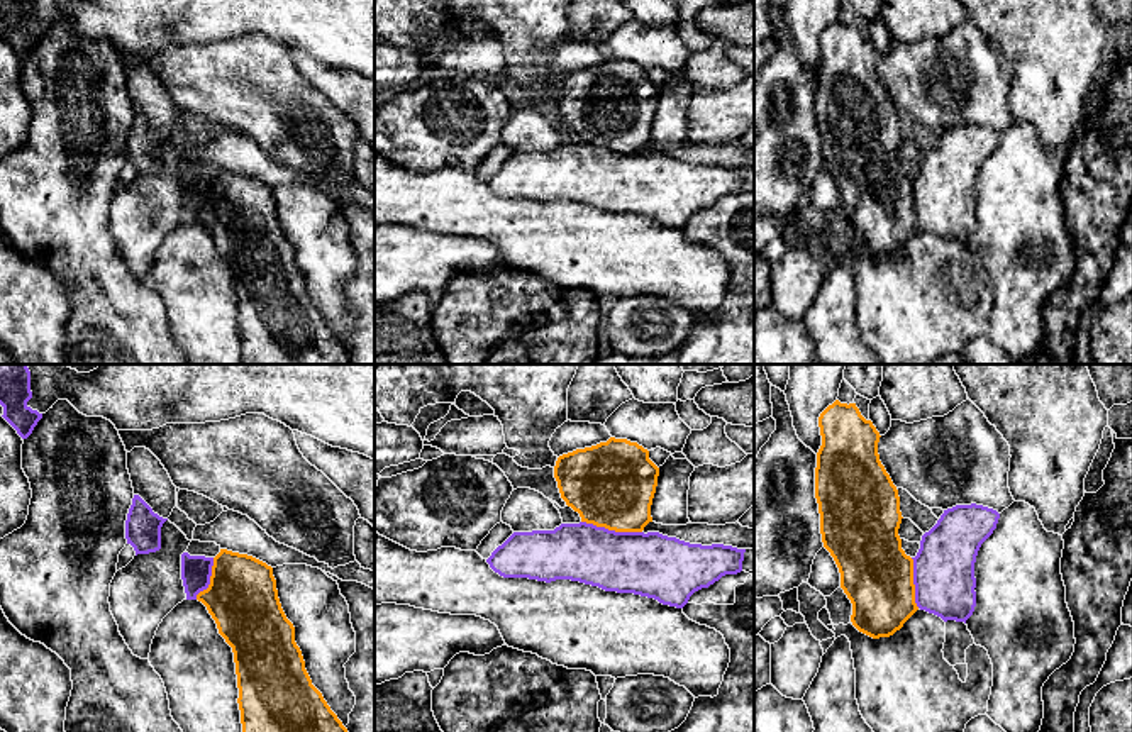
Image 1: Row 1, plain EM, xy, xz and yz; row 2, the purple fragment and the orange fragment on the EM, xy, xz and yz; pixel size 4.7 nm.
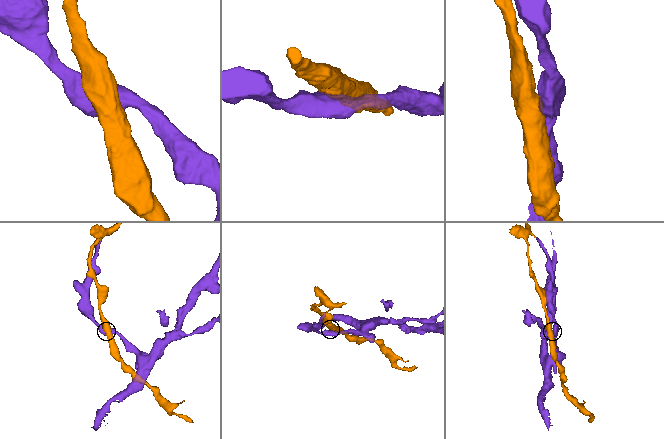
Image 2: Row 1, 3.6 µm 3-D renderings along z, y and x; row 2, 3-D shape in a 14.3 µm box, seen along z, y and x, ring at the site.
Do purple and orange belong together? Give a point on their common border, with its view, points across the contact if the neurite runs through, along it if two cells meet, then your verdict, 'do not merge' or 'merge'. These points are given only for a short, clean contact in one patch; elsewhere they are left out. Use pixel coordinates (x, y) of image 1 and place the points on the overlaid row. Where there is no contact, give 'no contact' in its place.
xz (612, 531) | along xz (582, 521), (607, 529), (641, 532) | do not merge

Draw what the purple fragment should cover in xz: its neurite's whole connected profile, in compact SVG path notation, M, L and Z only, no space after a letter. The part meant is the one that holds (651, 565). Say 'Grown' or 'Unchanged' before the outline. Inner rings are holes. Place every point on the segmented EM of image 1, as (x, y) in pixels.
Unchanged. M561 524L554 530L513 532L486 559L503 578L571 580L605 591L634 593L683 608L690 596L725 574L742 571L746 549L690 544L659 532L615 532L593 524Z

